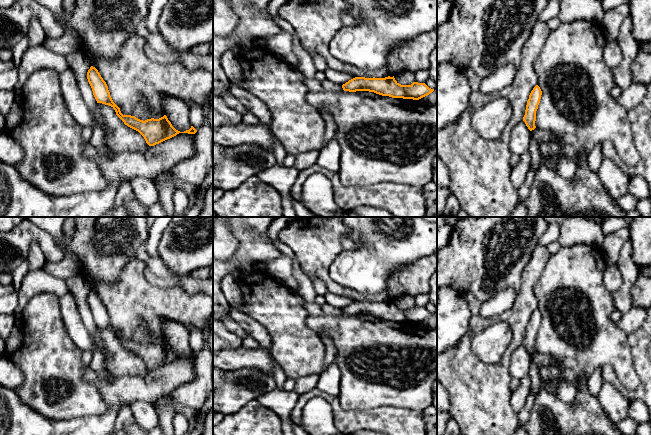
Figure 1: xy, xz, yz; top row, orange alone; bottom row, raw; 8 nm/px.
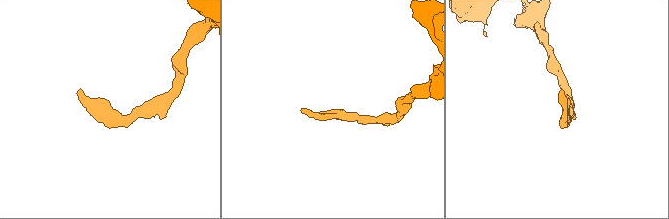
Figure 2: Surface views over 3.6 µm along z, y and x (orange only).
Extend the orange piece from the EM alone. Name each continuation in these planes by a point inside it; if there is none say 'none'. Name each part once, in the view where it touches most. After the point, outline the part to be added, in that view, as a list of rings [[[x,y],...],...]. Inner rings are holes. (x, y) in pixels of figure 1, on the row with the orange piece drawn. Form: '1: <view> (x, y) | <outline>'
none

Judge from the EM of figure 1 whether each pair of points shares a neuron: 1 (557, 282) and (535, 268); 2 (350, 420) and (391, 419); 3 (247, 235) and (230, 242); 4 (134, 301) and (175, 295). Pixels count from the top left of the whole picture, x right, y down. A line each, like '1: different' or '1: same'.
1: different
2: same
3: different
4: same

